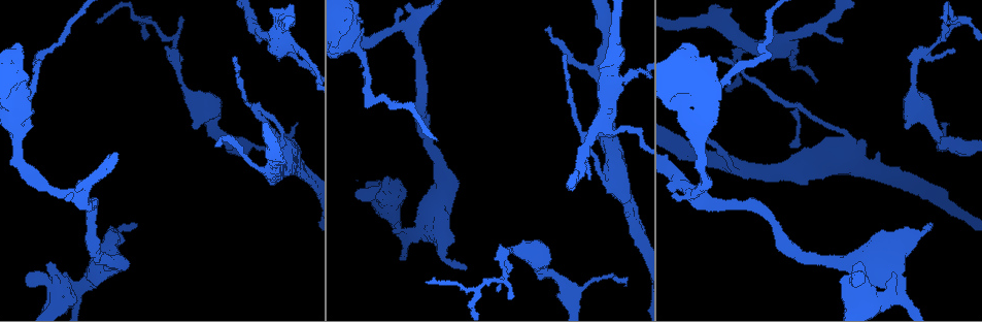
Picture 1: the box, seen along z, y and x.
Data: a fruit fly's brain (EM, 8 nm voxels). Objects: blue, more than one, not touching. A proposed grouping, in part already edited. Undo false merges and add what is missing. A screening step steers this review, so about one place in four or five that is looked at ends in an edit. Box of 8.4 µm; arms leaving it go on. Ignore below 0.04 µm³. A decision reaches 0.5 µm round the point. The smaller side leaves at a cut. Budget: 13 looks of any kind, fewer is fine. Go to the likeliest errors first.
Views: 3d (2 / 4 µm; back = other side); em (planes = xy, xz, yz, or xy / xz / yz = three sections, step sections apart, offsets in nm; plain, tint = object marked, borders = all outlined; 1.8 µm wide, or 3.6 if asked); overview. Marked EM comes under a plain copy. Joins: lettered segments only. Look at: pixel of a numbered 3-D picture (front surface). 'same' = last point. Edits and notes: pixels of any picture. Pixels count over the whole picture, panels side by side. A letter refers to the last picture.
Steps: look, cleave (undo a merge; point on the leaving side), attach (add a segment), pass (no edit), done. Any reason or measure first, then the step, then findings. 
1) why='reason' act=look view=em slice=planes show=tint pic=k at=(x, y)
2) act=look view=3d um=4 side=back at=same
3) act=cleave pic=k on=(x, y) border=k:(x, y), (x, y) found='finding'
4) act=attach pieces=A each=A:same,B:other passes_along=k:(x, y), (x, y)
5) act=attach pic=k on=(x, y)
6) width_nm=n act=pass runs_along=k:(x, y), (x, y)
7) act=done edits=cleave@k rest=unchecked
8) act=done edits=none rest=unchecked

why='touches itself' act=look view=em slice=planes show=borders pic=1 at=(389, 180)

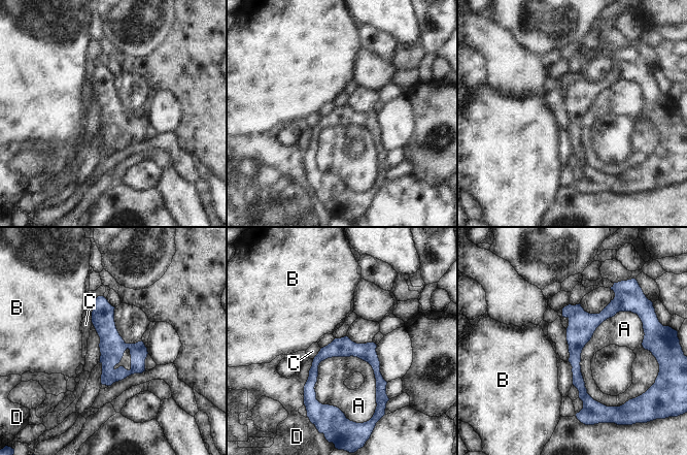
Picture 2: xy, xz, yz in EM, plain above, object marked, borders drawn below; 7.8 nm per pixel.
longest_contact=A:550nm act=pass each=A:other,B:other,C:other,D:other runs_along=2:(616, 299), (576, 340), (588, 402) found='one neuron here'

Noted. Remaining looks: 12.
why='free end' act=look view=3d um=2 pic=1 at=(261, 39)

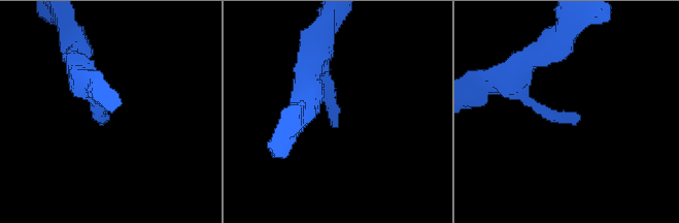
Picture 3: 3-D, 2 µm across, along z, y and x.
act=look view=em slice=planes show=borders pic=3 at=(107, 122)

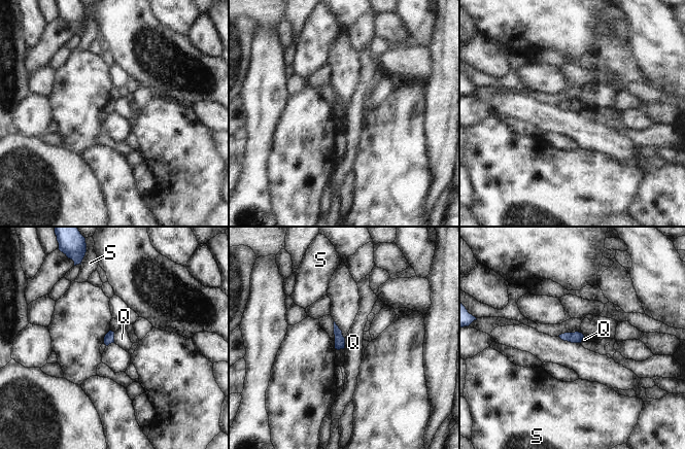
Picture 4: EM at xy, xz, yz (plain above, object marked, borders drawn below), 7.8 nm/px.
act=pass each=Q:other,S:other border=4:(113, 333), (114, 342) found='none of them fits'

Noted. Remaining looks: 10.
act=look view=3d um=2 side=back pic=1 at=(932, 224)

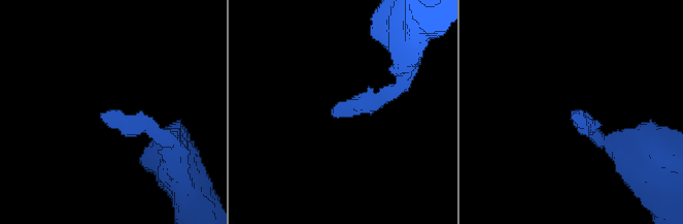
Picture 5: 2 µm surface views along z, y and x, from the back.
why='shape alone is not enough' act=look view=em slice=xy step=16 show=borders pic=5 at=(102, 114)

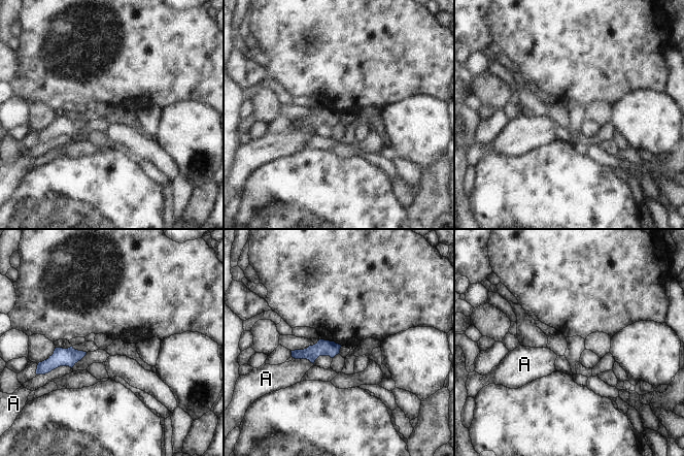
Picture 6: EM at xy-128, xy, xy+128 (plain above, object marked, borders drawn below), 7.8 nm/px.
why='cut it another way' act=look view=em slice=planes show=borders at=same

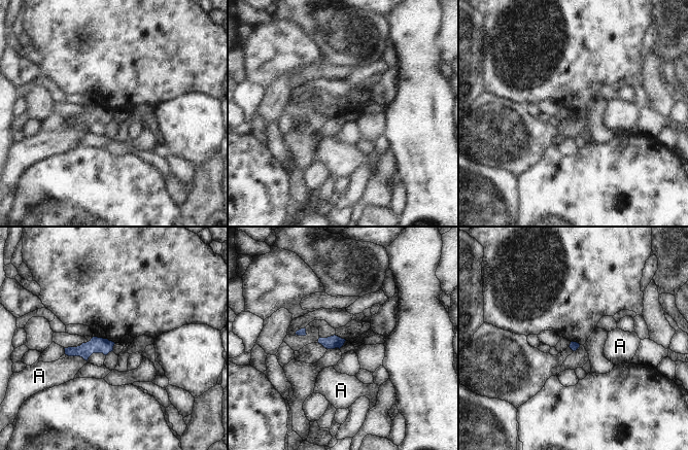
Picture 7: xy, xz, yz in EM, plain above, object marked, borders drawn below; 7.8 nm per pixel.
act=pass each=A:other border=7:(66, 354), (81, 356), (87, 361) found='no lettered segment goes on from it'

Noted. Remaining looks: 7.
why='branch stops here' act=look view=em slice=planes show=borders pic=1 at=(941, 123)

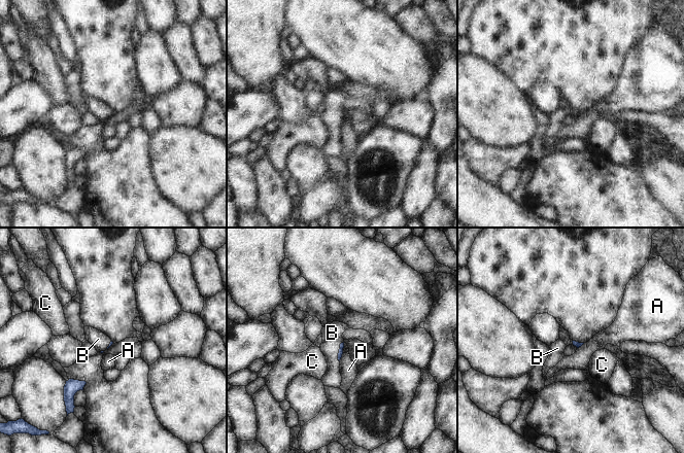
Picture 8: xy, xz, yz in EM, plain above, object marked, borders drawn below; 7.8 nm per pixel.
act=attach pic=8 on=(332, 333) each=A:other,B:same,C:other passes_along=8:(340, 353), (339, 351), (332, 333) found='the neuron continues'

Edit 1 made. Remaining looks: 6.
why='redraw' act=look view=overview

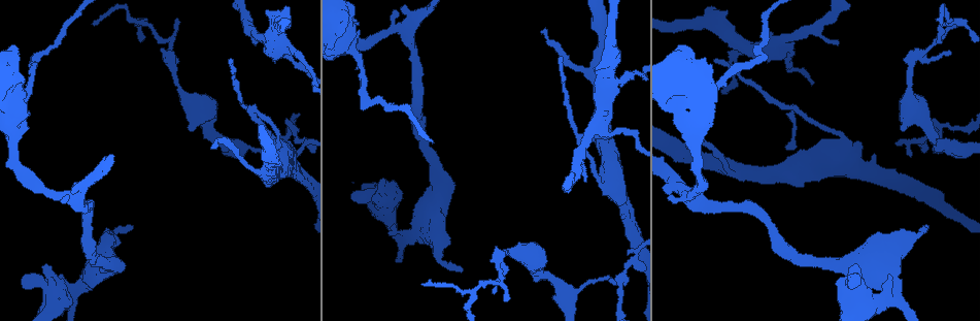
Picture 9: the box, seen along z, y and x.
why='thick turns thin' act=look view=em slice=xy step=8 show=tint pic=9 at=(273, 35)

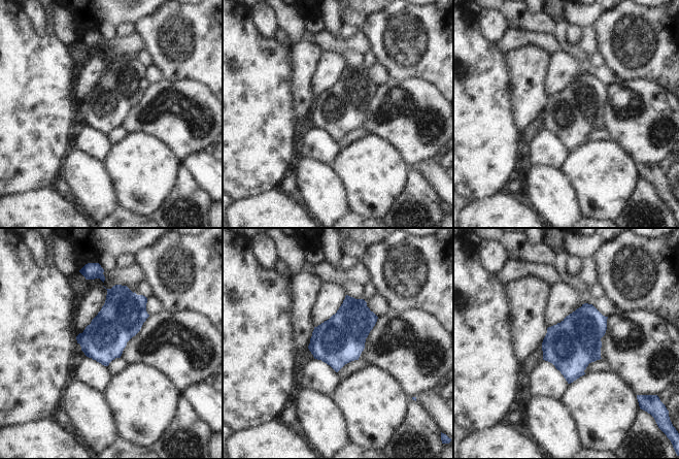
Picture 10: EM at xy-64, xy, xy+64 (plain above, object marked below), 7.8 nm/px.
why='another direction' act=look view=em slice=planes show=tint at=same

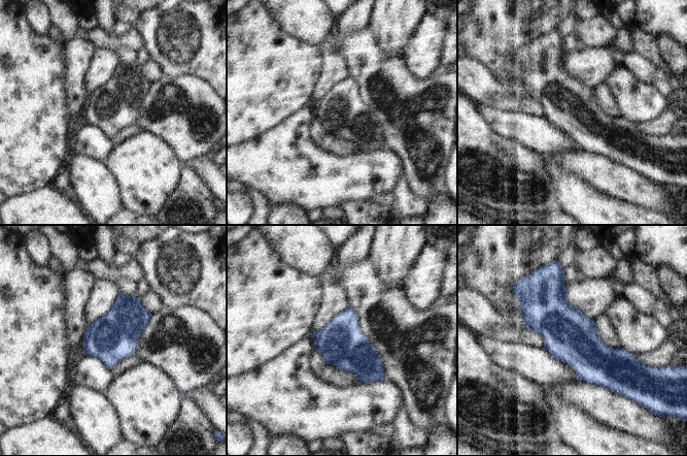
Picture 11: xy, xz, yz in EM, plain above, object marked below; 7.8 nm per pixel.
act=look view=em slice=planes show=borders at=same

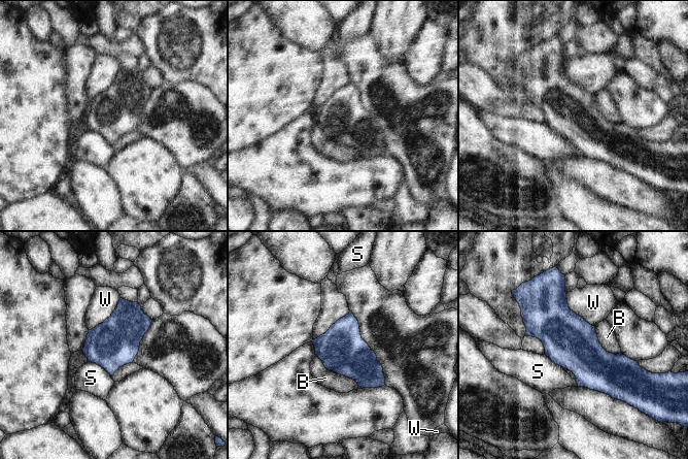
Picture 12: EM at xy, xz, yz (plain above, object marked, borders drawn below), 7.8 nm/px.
act=pass each=B:other,S:other,W:other border=12:(88, 361), (100, 365), (110, 375) found='continuous, no second neuron'

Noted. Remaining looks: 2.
act=done edits=attach@8 rest=unchecked

